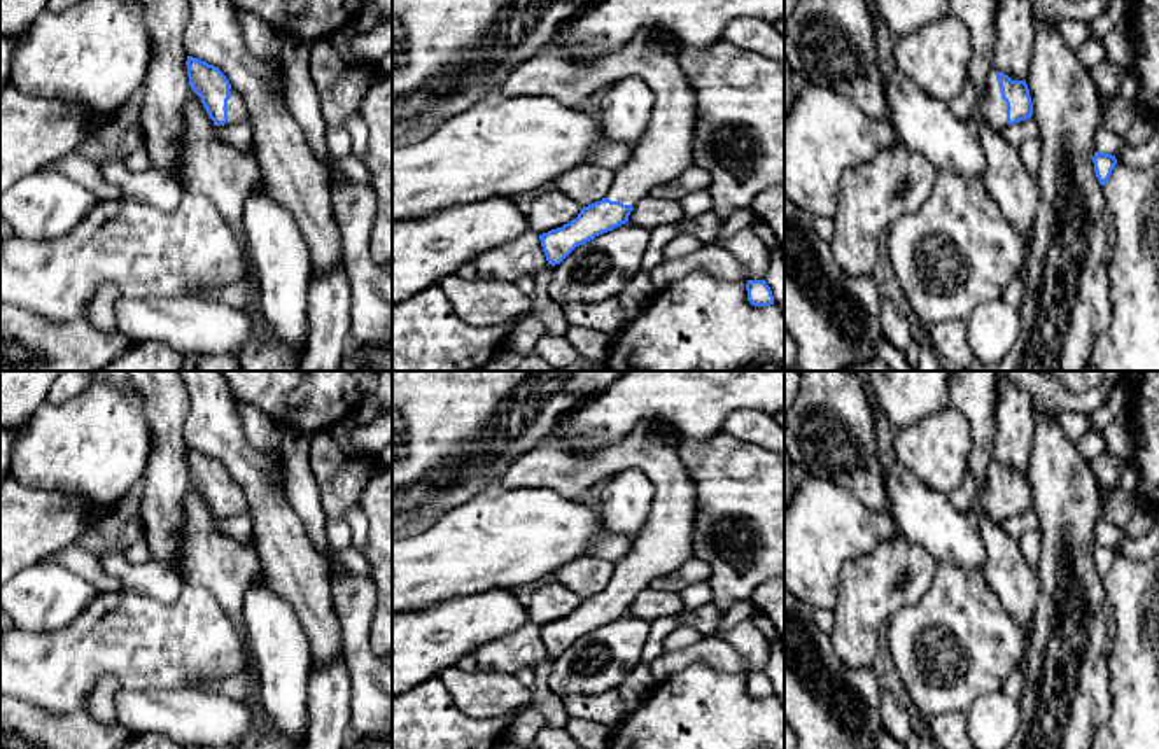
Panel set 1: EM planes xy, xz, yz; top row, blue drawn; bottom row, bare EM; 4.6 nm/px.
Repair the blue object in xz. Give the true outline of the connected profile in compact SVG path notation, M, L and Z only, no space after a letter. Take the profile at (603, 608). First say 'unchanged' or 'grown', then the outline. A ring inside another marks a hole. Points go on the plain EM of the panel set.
grown | M643 420L625 443L576 453L550 439L513 458L495 488L550 486L574 499L590 485L625 469L643 471L655 490L632 551L615 564L608 588L583 598L576 611L539 626L548 656L560 656L576 639L629 614L634 598L658 576L693 556L695 483L678 453L678 441L657 422Z

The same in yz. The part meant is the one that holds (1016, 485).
grown | M993 462L986 485L977 490L973 516L987 513L993 520L1003 522L1031 508L1033 495L1026 472L1012 472Z

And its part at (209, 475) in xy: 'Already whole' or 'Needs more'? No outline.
Needs more

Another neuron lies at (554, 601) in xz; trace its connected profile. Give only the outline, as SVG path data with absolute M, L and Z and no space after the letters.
M551 581L532 595L532 600L527 606L529 621L543 626L562 620L564 616L576 611L581 600L583 598L572 590L565 588L558 581Z

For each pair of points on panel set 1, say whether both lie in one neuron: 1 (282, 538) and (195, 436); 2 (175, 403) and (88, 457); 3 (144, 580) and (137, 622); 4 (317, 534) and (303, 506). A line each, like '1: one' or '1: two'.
1: one
2: two
3: two
4: one

